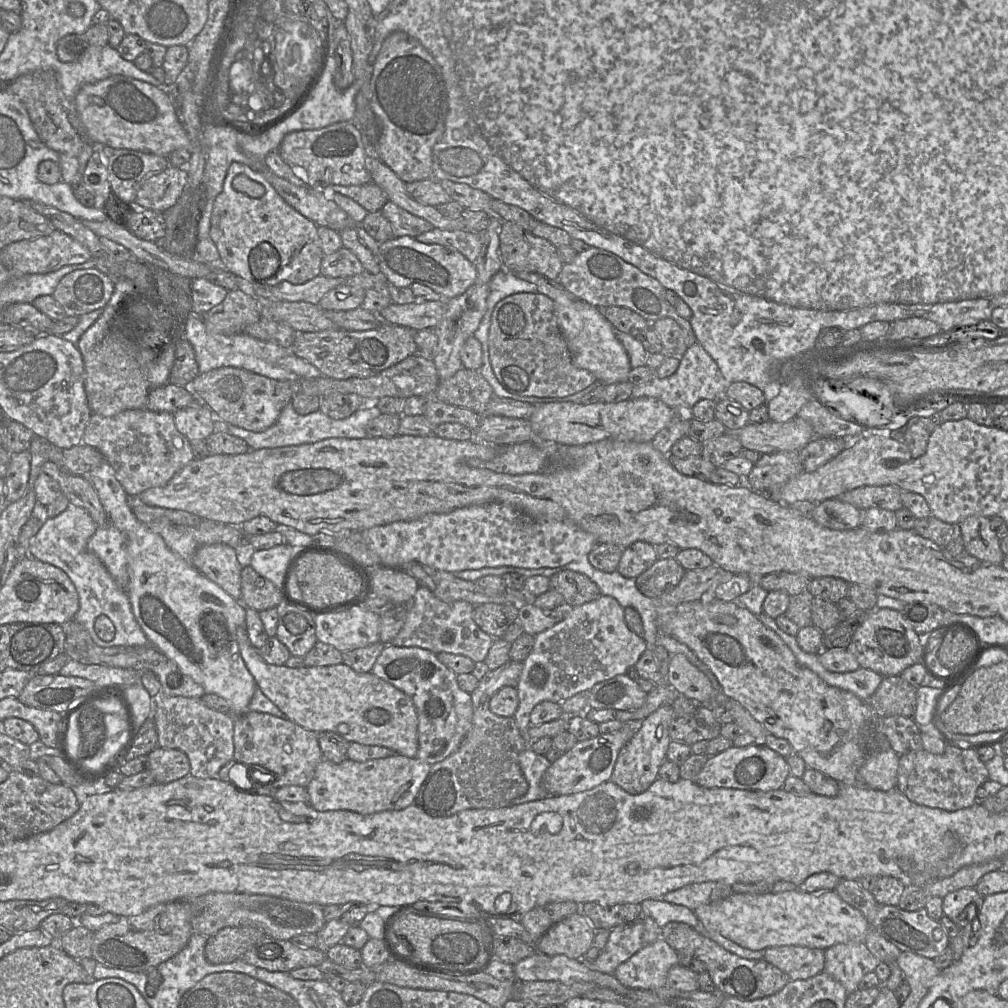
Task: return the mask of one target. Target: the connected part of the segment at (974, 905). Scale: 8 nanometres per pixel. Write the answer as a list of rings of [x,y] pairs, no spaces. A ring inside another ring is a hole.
[[[976,887],[961,888],[948,893],[942,901],[943,914],[962,929],[977,916],[982,907],[983,897]]]

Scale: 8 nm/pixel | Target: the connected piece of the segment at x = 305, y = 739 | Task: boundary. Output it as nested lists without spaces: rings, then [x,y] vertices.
[[[248,711],[234,717],[234,753],[237,763],[261,765],[275,774],[270,787],[278,789],[287,785],[306,788],[314,776],[318,763],[323,759],[318,735],[288,718],[282,719],[268,713]]]

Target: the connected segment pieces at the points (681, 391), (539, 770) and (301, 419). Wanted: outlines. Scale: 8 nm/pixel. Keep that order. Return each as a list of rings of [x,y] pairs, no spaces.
[[[696,342],[689,346],[684,355],[680,357],[679,367],[674,374],[663,379],[655,378],[649,382],[634,385],[630,399],[654,398],[673,409],[676,417],[692,417],[691,410],[698,401],[702,399],[716,401],[724,395],[729,384],[717,363]]]
[[[530,748],[522,751],[518,757],[519,766],[528,783],[527,792],[512,801],[512,805],[542,800],[551,796],[543,786],[543,776],[550,766],[545,756],[534,753]]]
[[[289,403],[282,409],[277,421],[264,431],[253,432],[228,423],[227,432],[243,439],[251,450],[309,444],[328,438],[361,439],[368,437],[366,431],[368,423],[380,414],[375,403],[368,403],[345,419],[332,419],[320,409],[307,415],[300,415]]]

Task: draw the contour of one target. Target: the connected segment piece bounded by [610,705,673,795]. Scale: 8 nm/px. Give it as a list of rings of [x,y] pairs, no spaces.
[[[663,705],[639,723],[634,736],[620,750],[610,781],[632,795],[641,794],[650,787],[657,779],[658,770],[666,759],[671,742],[669,725],[672,715],[672,705]]]

